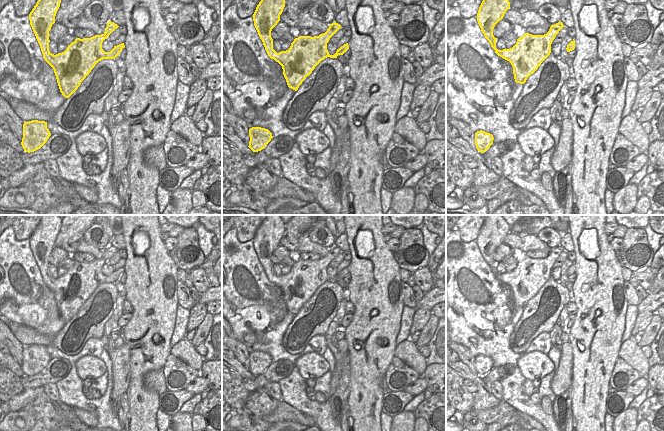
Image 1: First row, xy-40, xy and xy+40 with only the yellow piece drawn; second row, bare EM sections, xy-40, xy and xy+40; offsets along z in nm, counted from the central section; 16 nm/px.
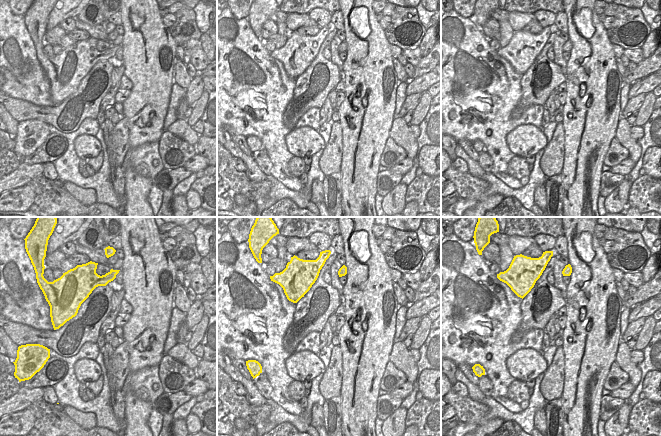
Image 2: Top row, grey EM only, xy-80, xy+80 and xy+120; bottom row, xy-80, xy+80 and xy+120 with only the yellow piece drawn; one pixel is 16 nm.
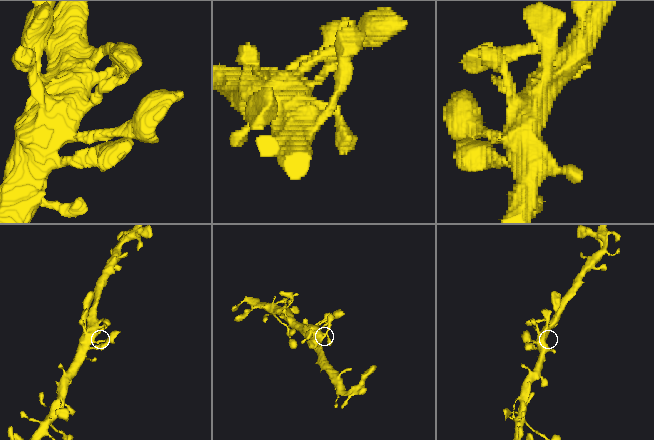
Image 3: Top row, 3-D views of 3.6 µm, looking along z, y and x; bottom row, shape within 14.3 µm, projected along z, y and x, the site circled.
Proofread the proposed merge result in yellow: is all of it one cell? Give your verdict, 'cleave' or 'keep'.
keep

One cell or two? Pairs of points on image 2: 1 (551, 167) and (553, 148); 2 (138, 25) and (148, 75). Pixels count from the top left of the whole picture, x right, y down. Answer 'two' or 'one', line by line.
1: one
2: one

